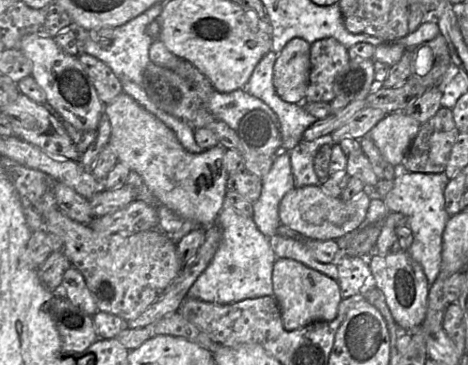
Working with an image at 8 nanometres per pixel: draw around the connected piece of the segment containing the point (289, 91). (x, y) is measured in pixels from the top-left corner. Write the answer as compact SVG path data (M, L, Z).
M295 37L277 54L273 84L277 94L286 102L304 102L310 75L310 48L308 41Z

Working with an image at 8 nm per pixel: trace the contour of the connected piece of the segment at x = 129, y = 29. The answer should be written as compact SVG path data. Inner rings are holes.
M156 3L124 25L116 27L114 29L112 45L109 50L102 49L97 42L90 38L89 31L85 31L84 28L77 26L75 33L80 43L80 53L90 54L104 62L111 68L120 81L131 81L140 85L143 72L151 62L149 58L149 48L154 41L154 39L146 33L146 28L160 15L163 5L164 4Z

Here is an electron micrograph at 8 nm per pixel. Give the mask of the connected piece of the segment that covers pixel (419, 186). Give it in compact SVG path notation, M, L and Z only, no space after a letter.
M398 169L392 190L384 199L389 212L399 212L406 216L406 226L413 234L413 242L407 250L418 262L426 275L429 285L434 283L441 270L442 236L451 216L445 210L444 189L449 178L442 173L414 173Z

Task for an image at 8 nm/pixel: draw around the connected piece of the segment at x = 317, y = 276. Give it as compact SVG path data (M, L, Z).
M277 258L273 266L272 283L285 330L293 331L317 321L331 321L337 316L339 304L343 299L337 280L296 260Z

